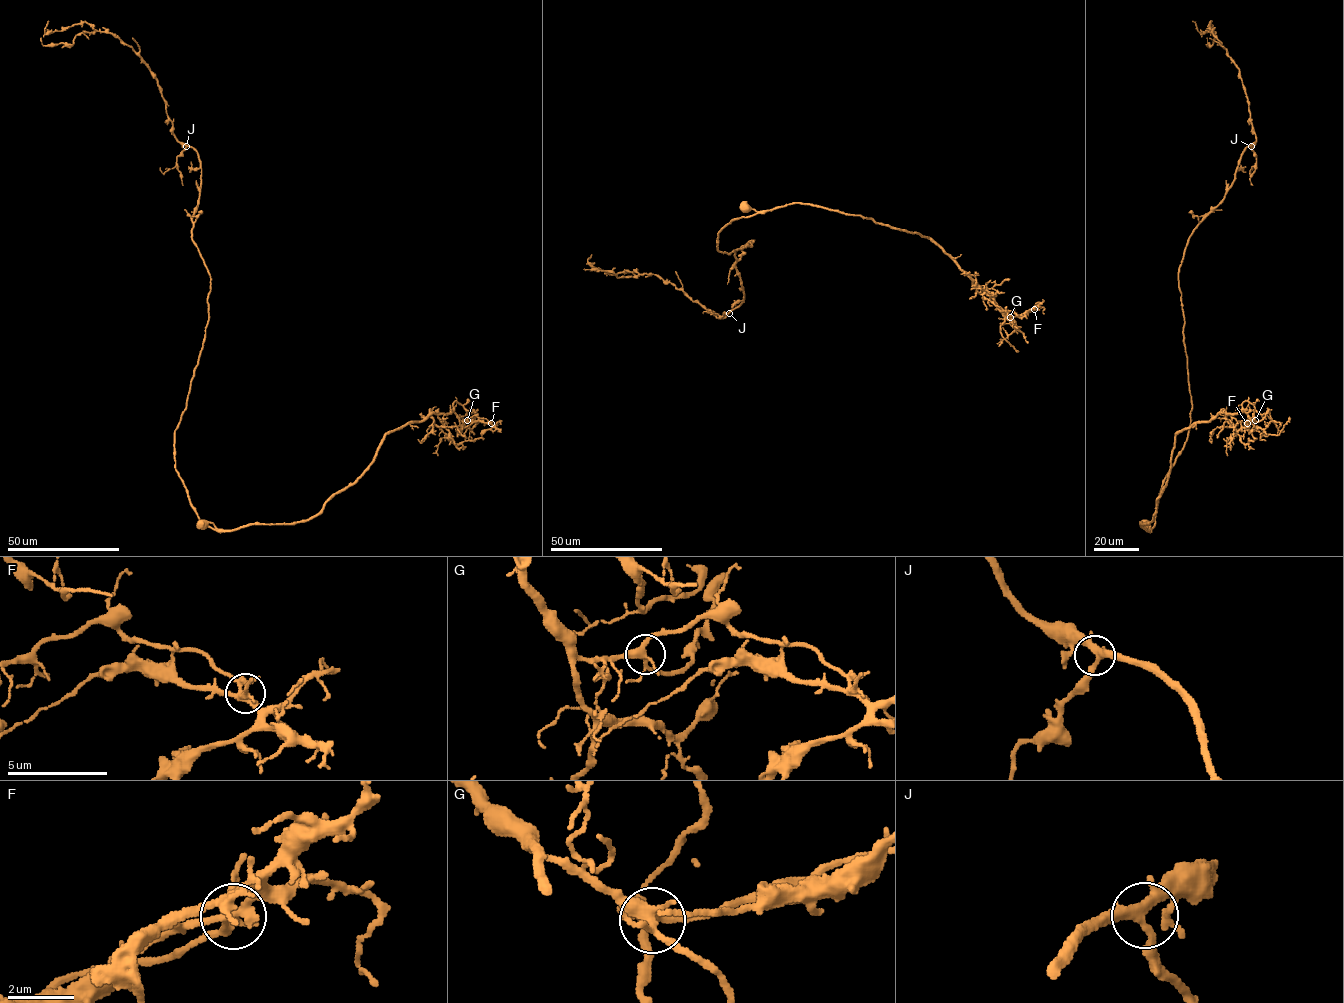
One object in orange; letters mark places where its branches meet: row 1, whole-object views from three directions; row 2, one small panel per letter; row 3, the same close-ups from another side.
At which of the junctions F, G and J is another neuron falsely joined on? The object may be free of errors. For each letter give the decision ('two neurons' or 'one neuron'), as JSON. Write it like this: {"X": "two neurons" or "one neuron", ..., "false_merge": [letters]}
{"F": "two neurons", "G": "one neuron", "J": "one neuron", "false_merge": ["F"]}

